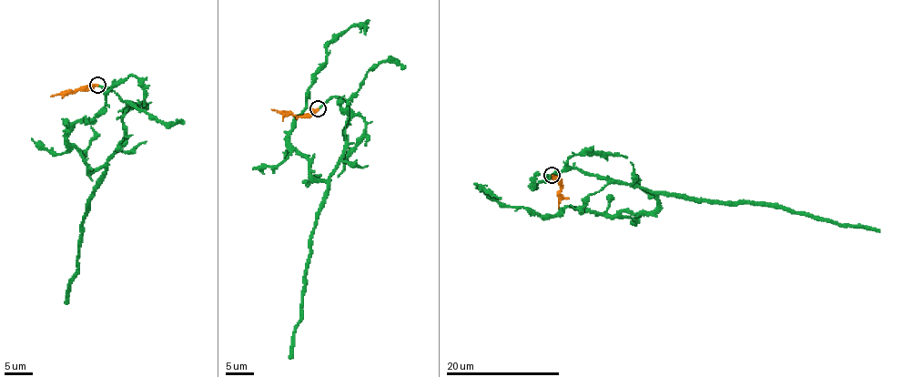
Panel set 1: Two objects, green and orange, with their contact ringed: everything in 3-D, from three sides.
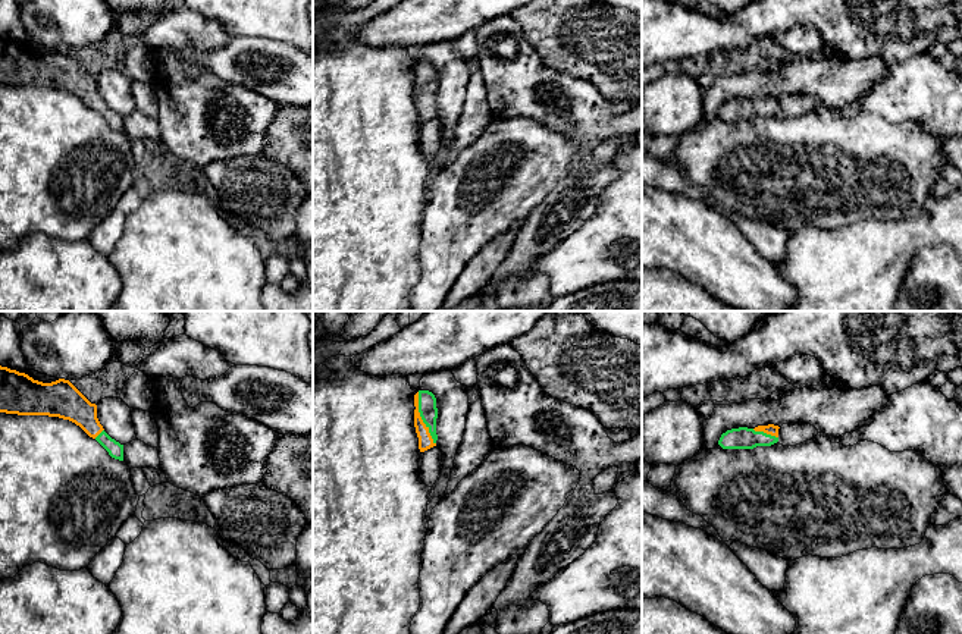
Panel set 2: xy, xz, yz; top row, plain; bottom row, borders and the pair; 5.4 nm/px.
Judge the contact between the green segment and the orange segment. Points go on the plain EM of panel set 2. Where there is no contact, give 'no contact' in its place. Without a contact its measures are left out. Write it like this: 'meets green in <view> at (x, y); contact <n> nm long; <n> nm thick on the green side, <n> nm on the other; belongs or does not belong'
meets green in xz at (422, 90); contact 300 nm long; 100 nm thick on the green side, 80 nm on the other; belongs

